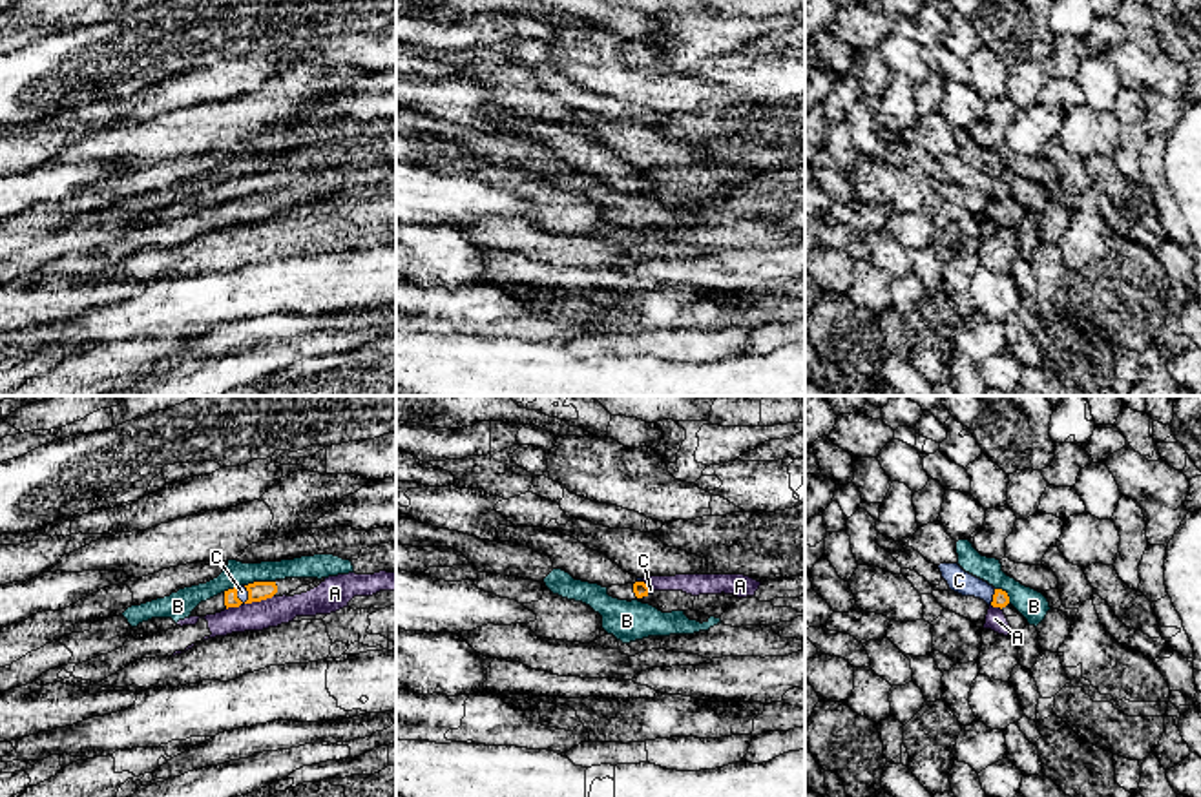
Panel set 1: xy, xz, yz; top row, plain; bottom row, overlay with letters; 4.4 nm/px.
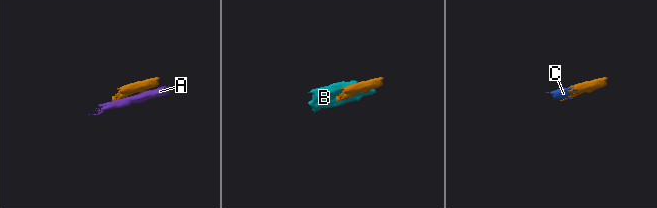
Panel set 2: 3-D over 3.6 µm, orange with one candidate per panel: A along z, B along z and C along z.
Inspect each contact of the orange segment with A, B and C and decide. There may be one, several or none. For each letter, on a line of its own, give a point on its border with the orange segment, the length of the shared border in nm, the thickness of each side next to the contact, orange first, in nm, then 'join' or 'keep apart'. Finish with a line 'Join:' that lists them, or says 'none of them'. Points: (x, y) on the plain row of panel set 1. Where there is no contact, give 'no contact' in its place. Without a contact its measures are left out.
A: meets orange in xy at (258, 192); contact 130 nm long; 90 nm thick on the orange side, 130 nm on the other; keep apart
B: meets orange in xy at (260, 174); contact 140 nm long; 90 nm thick on the orange side, 110 nm on the other; keep apart
C: meets orange in yz at (993, 188); contact 80 nm long; 70 nm thick on the orange side, 100 nm on the other; join
Join: C

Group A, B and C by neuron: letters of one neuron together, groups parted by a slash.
A / B / C

